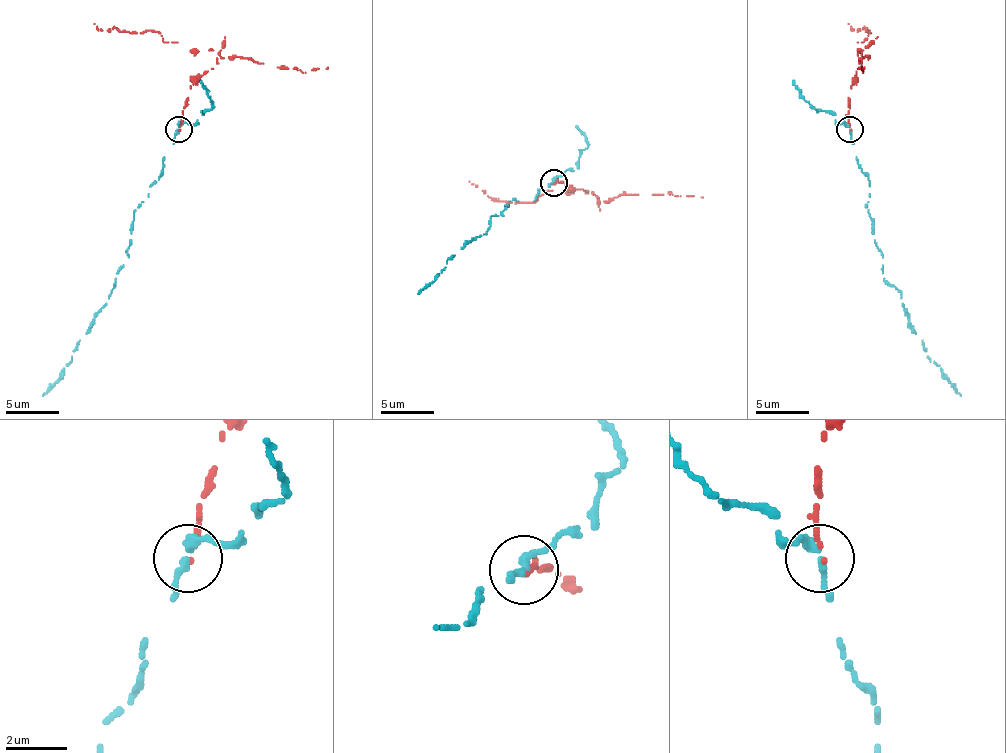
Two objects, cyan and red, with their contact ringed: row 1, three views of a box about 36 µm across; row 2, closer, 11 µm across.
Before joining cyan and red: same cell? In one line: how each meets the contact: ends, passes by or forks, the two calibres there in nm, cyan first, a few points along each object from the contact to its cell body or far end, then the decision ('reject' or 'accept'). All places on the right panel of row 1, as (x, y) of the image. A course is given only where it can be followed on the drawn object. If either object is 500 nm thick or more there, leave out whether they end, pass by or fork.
cyan passes by; red ends there; 240 nm thick on the cyan side, 160 nm on the other; cyan runs (849, 128), (862, 173), (870, 181), (867, 210), (883, 258), (883, 279), (902, 295), (912, 332), (960, 395); red runs (851, 128), (851, 86), (862, 52), (857, 49), (857, 41), (870, 31), (854, 31), (849, 23); reject

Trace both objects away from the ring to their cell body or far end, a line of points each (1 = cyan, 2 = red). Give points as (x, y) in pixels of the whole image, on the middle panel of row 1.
1: (554, 182), (530, 203), (509, 200), (504, 216), (491, 216), (491, 227), (417, 293)
2: (554, 184), (588, 190), (594, 195), (583, 190), (546, 190), (530, 203), (507, 203), (491, 198), (470, 182)

